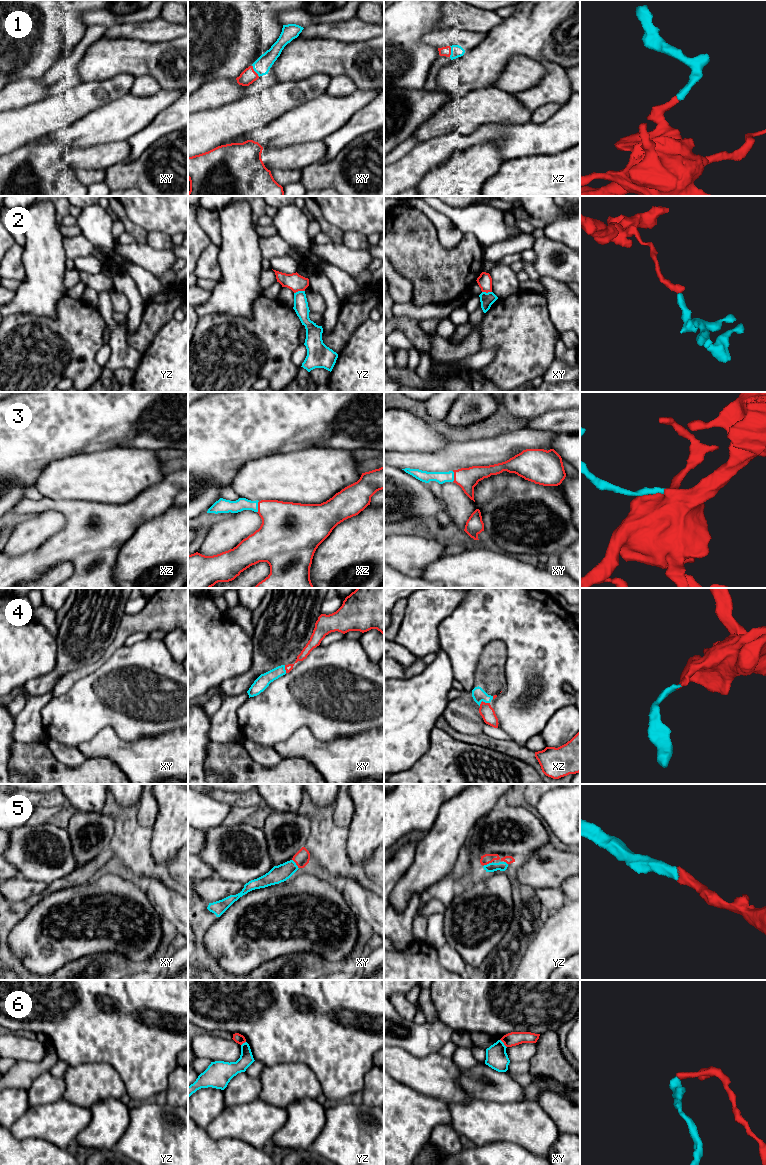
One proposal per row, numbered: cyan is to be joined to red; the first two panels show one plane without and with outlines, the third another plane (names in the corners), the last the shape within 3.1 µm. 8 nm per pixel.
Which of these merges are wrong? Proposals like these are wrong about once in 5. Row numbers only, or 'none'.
2, 6

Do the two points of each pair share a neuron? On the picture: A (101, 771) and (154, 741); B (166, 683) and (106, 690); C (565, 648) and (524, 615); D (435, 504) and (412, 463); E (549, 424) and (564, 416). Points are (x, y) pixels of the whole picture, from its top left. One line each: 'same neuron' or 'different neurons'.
A: different neurons
B: same neuron
C: same neuron
D: different neurons
E: same neuron

